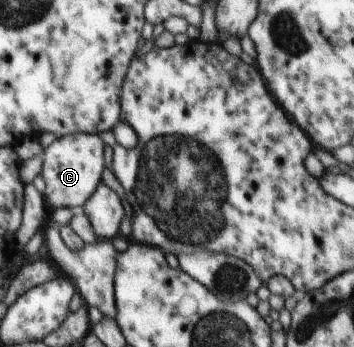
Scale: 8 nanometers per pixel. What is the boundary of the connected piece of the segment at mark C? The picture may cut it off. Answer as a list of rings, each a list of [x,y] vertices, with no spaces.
[[[70,134],[58,137],[48,148],[44,148],[40,174],[46,184],[43,195],[49,211],[62,208],[79,210],[84,206],[101,182],[105,169],[104,147],[98,134]]]

